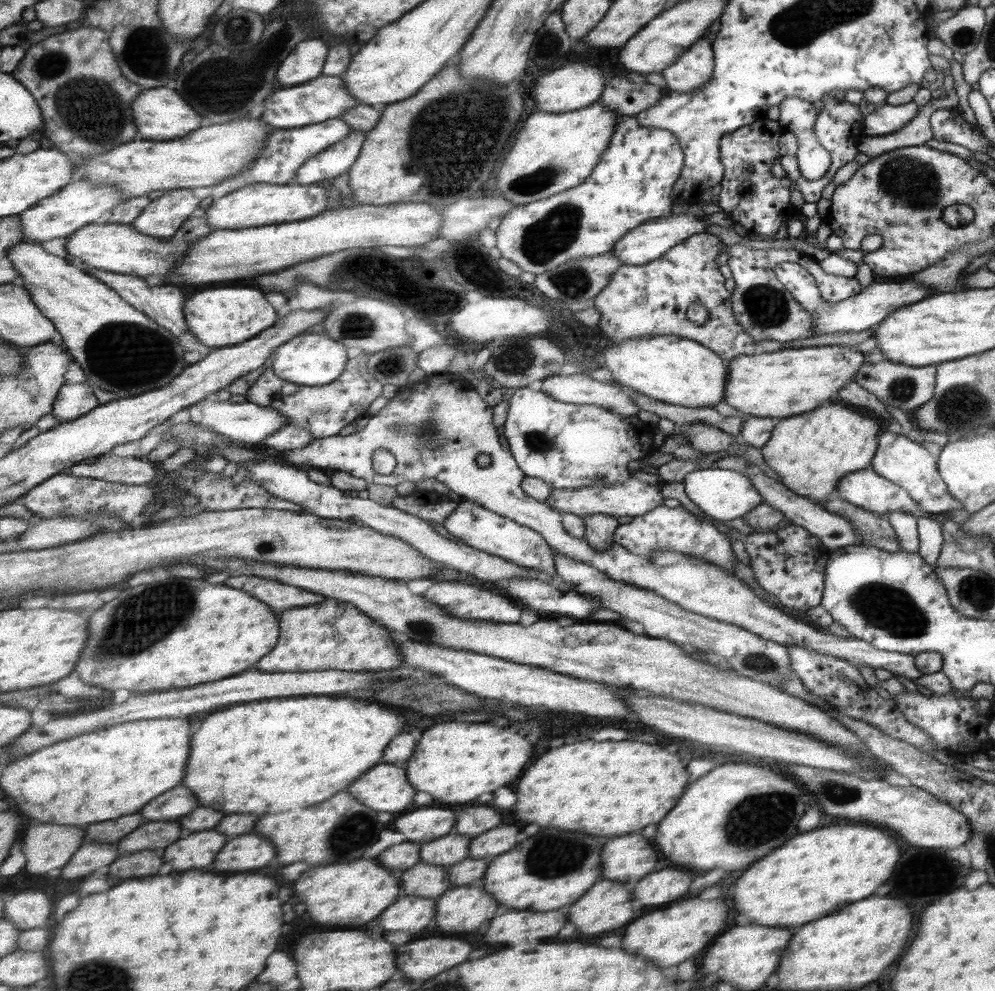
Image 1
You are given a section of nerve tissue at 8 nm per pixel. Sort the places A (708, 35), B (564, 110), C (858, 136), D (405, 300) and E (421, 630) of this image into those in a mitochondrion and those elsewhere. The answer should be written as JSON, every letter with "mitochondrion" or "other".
{"A":"other","B":"other","C":"other","D":"other","E":"mitochondrion"}

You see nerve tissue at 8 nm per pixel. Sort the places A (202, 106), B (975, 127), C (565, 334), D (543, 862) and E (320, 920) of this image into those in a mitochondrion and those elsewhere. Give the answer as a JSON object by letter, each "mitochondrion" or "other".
{"A":"mitochondrion","B":"other","C":"other","D":"mitochondrion","E":"other"}

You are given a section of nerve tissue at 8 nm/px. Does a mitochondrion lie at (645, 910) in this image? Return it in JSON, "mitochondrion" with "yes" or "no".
{"mitochondrion":"no"}

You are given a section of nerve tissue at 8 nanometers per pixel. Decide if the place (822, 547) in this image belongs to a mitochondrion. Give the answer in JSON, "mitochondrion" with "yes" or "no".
{"mitochondrion":"no"}

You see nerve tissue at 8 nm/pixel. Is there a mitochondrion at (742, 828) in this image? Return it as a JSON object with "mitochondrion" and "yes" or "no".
{"mitochondrion":"yes"}

